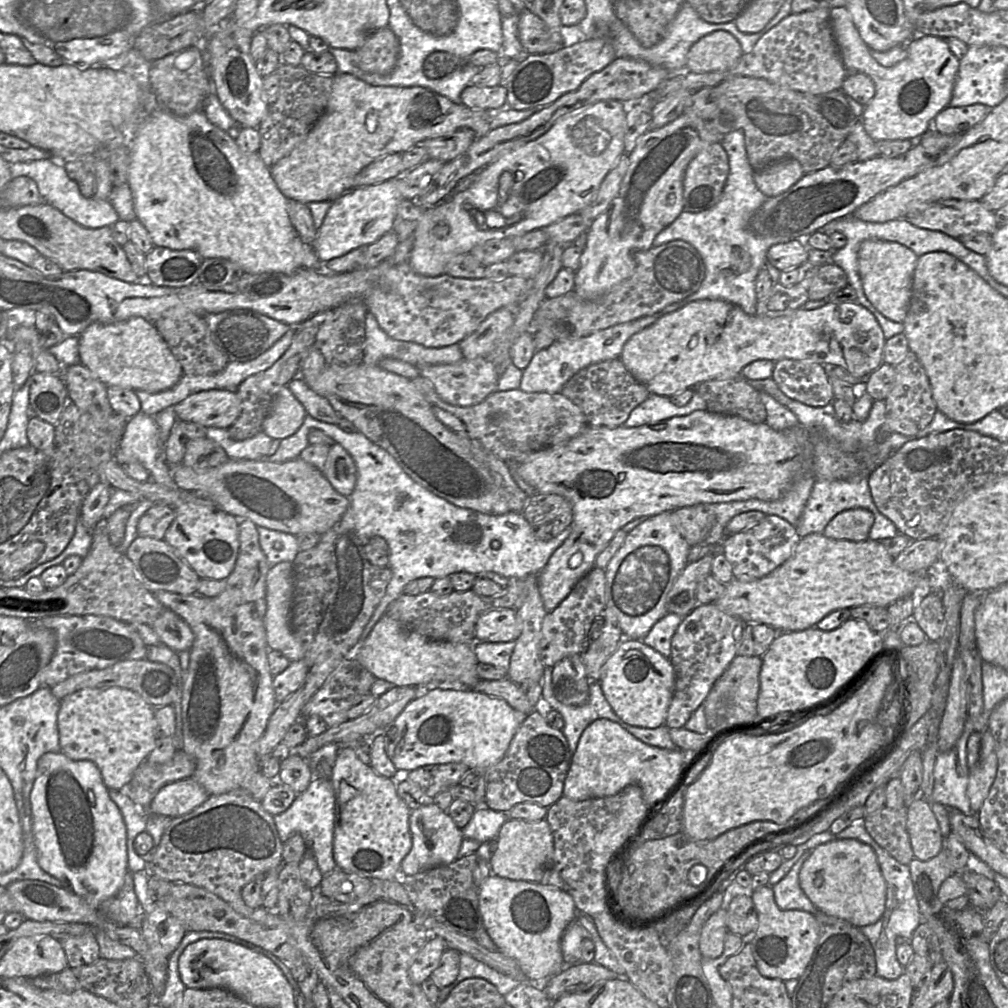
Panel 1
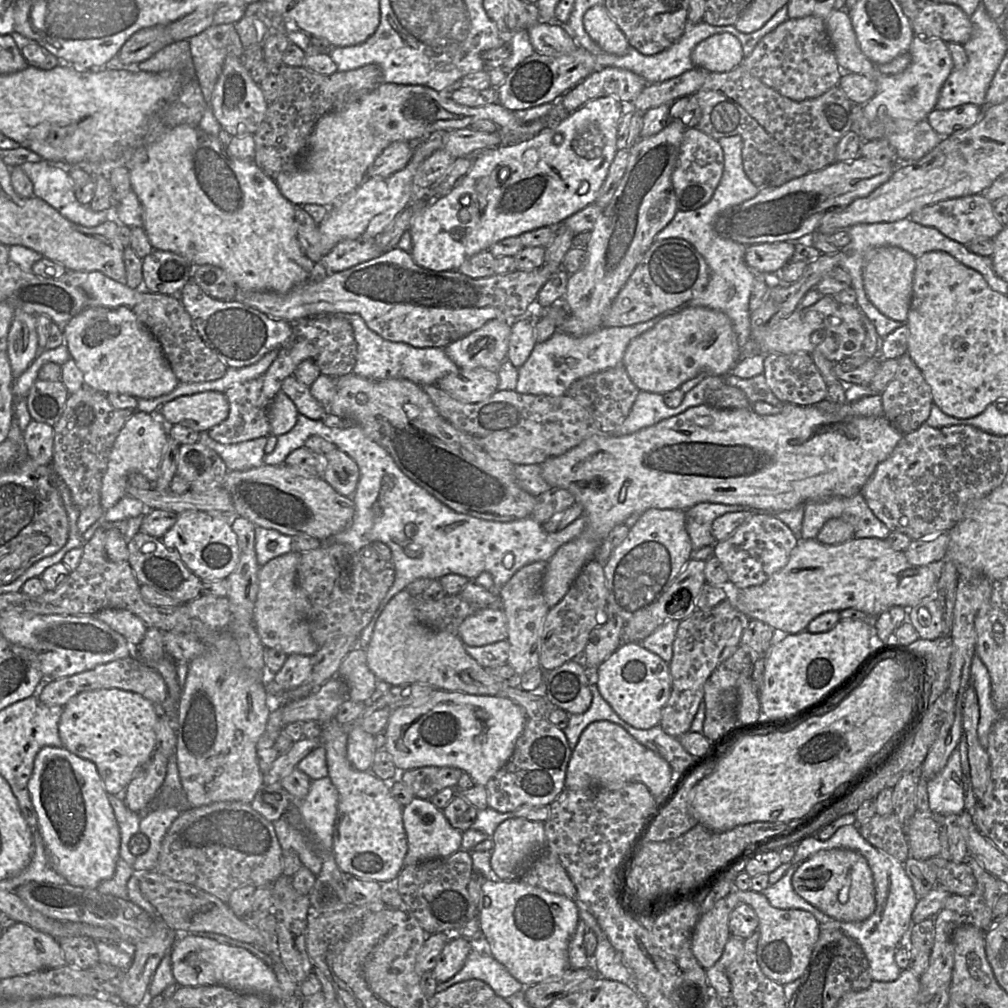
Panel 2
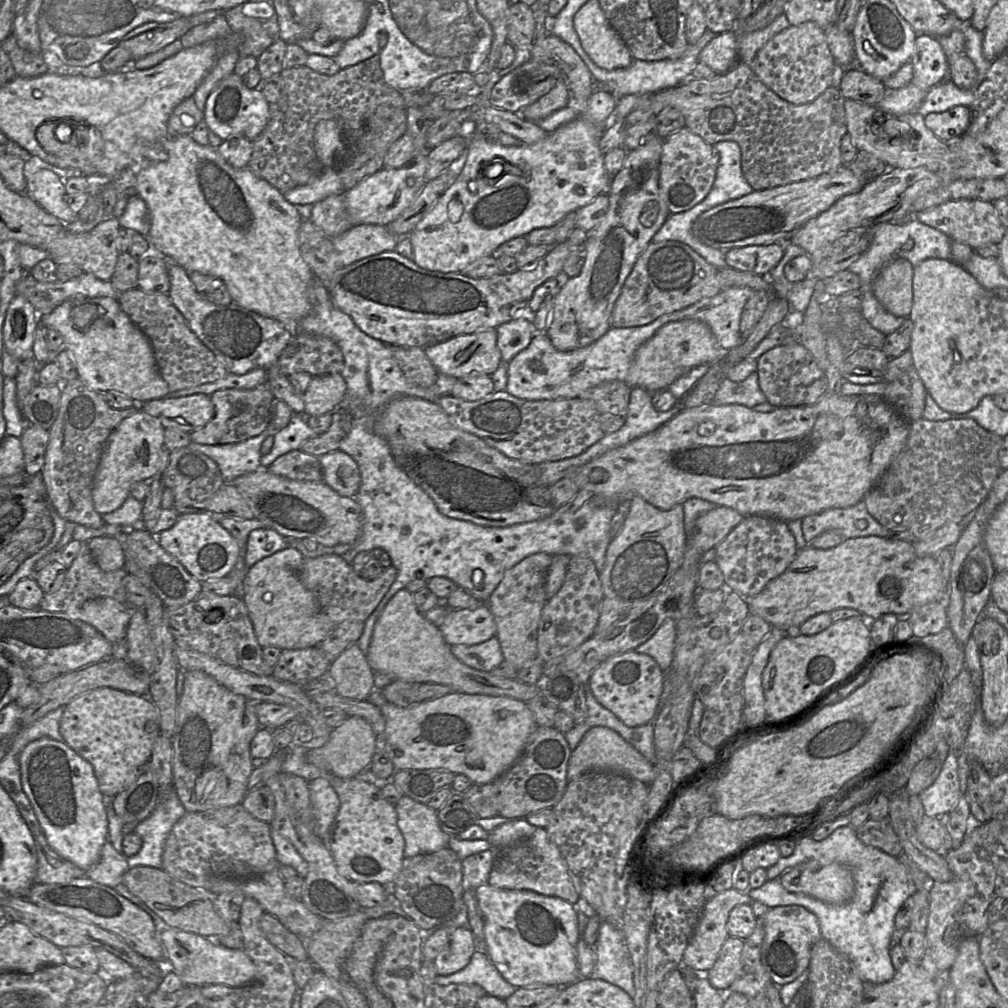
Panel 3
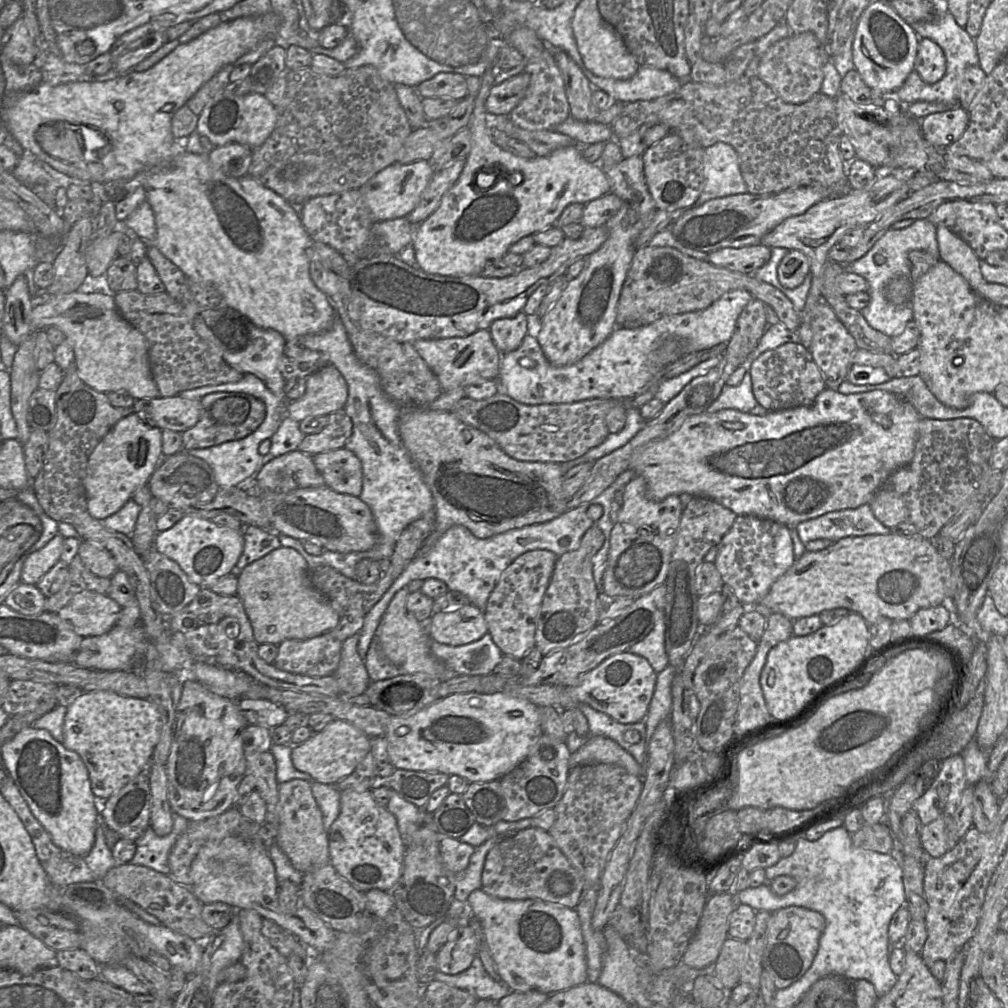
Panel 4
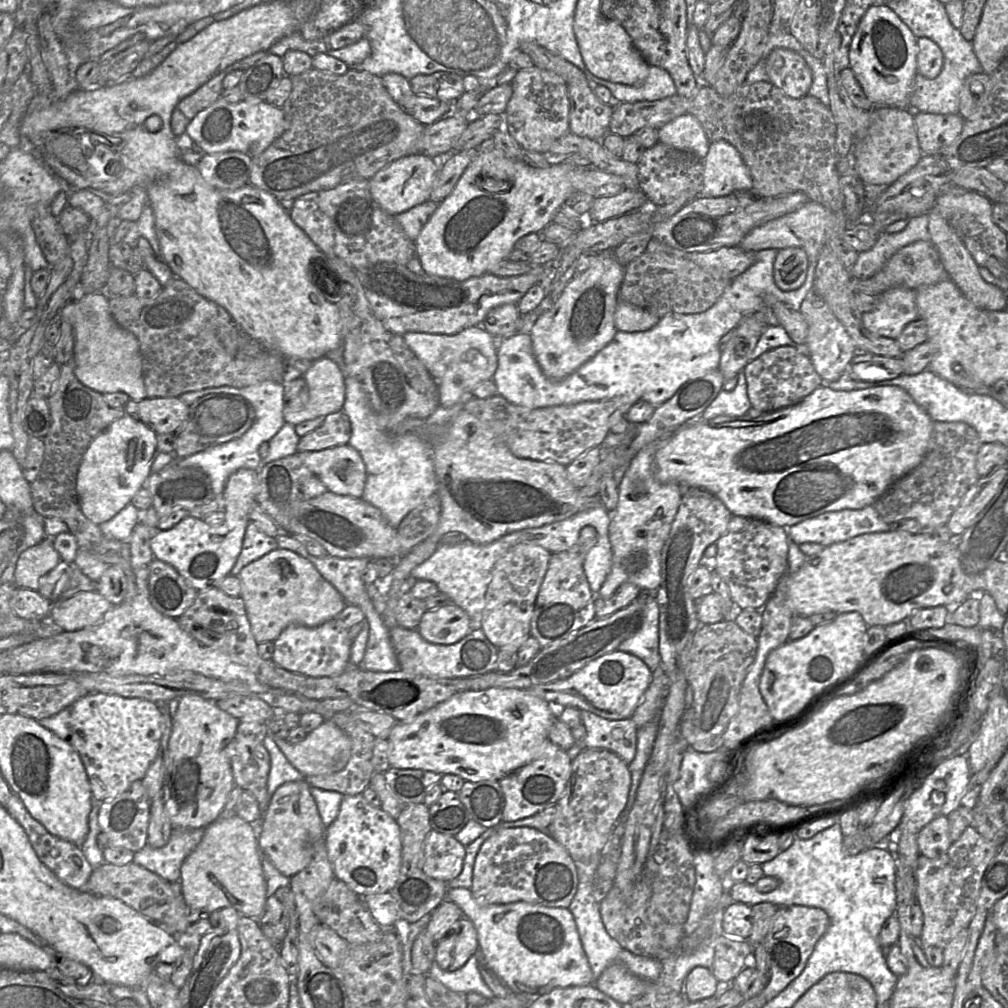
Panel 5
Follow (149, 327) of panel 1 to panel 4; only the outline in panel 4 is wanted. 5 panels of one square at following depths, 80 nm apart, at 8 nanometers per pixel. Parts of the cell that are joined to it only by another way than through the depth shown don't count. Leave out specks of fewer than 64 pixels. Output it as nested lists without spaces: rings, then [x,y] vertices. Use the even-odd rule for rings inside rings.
[[[73,292],[54,297],[47,303],[33,306],[29,315],[29,325],[31,332],[41,329],[45,330],[50,326],[57,327],[73,347],[79,378],[97,392],[124,391],[135,400],[160,397],[159,390],[150,370],[147,340],[139,330],[121,316],[112,293]]]

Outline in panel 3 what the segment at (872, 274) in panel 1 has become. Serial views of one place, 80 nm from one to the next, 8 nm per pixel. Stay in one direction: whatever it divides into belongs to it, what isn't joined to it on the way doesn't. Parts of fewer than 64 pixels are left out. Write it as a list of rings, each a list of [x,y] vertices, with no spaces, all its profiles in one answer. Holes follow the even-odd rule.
[[[907,259],[887,263],[873,282],[873,293],[883,307],[895,316],[909,317],[913,305],[914,267]]]

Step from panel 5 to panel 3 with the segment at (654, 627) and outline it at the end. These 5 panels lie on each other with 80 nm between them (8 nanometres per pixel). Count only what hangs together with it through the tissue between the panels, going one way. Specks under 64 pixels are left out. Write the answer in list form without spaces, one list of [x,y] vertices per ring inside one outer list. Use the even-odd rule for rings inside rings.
[[[667,619],[654,635],[639,645],[635,651],[652,657],[663,672],[667,671],[674,659],[676,631],[676,621]]]

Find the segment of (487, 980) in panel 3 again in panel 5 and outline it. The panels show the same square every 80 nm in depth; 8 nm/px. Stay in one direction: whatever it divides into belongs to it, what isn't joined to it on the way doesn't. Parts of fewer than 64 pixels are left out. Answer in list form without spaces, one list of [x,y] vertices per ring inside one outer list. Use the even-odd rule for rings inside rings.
[[[476,953],[461,968],[455,971],[443,970],[434,961],[428,974],[453,991],[459,993],[476,992],[488,1000],[495,997],[481,976]]]

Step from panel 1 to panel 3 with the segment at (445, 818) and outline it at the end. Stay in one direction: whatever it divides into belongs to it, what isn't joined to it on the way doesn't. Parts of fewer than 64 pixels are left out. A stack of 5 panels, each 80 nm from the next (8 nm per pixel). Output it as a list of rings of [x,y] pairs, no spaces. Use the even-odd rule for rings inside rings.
[[[407,796],[398,800],[395,810],[397,825],[405,840],[405,857],[432,853],[448,847],[451,836],[439,826],[438,810]]]

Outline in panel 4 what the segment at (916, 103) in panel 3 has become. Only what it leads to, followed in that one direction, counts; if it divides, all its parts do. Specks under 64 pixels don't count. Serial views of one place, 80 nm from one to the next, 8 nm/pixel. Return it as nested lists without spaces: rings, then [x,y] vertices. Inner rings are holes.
[[[919,38],[914,69],[929,84],[941,80],[946,72],[942,48],[929,38]]]

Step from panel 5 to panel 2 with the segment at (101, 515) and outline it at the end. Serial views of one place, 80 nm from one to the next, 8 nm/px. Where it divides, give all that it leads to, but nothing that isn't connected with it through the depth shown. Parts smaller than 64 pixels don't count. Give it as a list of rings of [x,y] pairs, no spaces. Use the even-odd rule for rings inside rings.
[[[134,411],[120,430],[108,458],[106,472],[102,478],[99,503],[104,510],[113,507],[126,495],[130,473],[139,472],[151,483],[157,480],[167,435],[165,423],[159,421],[155,413]]]

